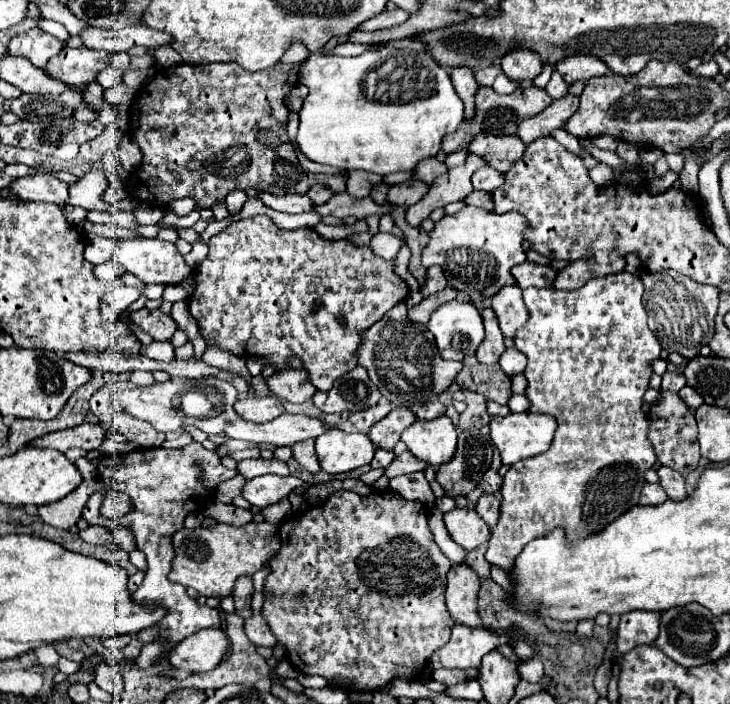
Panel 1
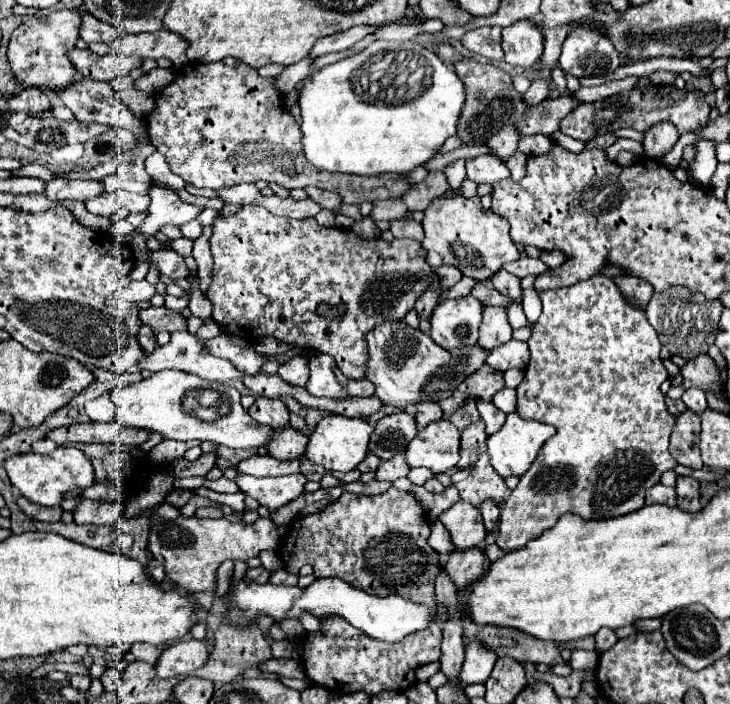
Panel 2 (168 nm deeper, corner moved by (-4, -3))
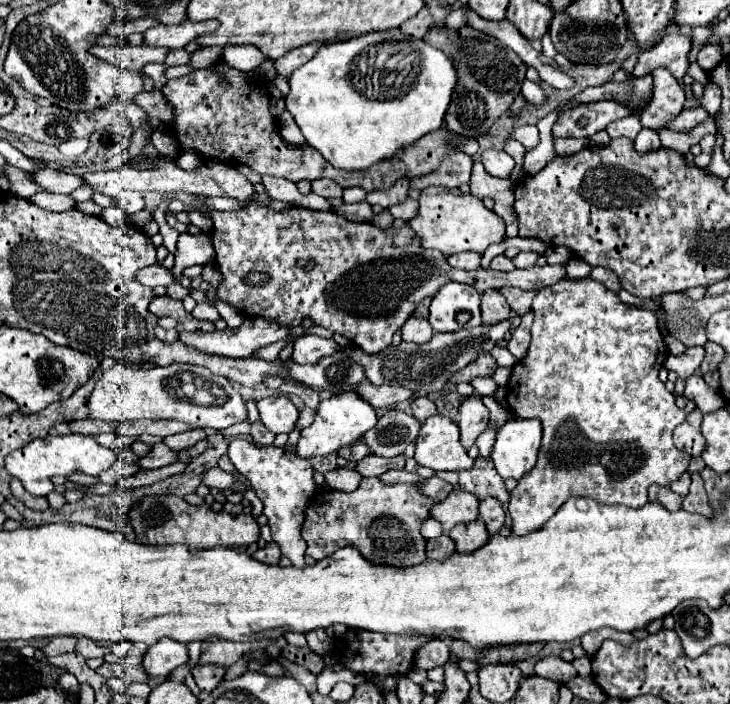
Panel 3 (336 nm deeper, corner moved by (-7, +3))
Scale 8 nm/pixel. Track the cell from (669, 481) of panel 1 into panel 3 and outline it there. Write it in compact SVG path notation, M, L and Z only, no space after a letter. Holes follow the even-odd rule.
M692 473L690 493L688 493L688 497L684 497L684 511L700 513L704 517L712 517L712 507L708 505L708 497L706 497L700 473Z

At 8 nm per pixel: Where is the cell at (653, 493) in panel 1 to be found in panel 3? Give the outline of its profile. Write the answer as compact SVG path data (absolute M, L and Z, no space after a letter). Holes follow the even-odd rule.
M650 487L648 493L650 501L660 503L664 509L668 511L680 511L682 509L682 497L676 495L672 489L664 489L664 487Z

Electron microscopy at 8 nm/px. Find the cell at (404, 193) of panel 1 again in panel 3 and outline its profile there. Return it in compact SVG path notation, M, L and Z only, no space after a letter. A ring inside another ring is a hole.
M458 151L458 153L452 153L452 155L446 155L442 165L428 173L428 175L420 175L420 177L414 177L410 181L410 187L412 189L418 189L422 191L424 187L430 187L430 185L440 185L440 187L462 187L464 183L470 181L470 171L472 171L472 159Z

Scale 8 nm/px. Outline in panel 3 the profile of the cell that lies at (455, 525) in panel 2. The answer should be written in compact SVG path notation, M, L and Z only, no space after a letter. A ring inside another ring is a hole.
M452 489L444 501L430 509L430 517L440 521L442 531L448 535L456 523L470 523L478 517L478 499L462 489Z

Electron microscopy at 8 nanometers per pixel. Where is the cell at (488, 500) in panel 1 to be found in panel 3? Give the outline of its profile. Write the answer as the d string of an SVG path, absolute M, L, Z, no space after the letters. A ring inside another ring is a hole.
M488 497L488 499L480 501L480 517L484 519L488 533L494 535L494 533L498 533L502 529L506 513L504 513L504 507L500 505L498 499Z

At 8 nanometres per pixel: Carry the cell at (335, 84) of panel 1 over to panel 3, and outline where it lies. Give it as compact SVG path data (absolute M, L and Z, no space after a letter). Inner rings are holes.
M382 31L364 33L346 41L324 43L308 63L298 67L290 75L290 93L284 97L286 109L292 113L308 145L320 151L324 159L328 159L328 163L332 163L334 167L344 167L346 171L368 169L372 163L392 157L404 145L410 145L426 133L442 127L442 119L448 109L452 89L456 85L456 69L442 51L430 47L428 43L420 43L420 39L414 39L414 49L412 43L408 43L408 39L414 37L406 37L400 31ZM370 51L388 53L388 59L378 63L372 69L372 75Z

